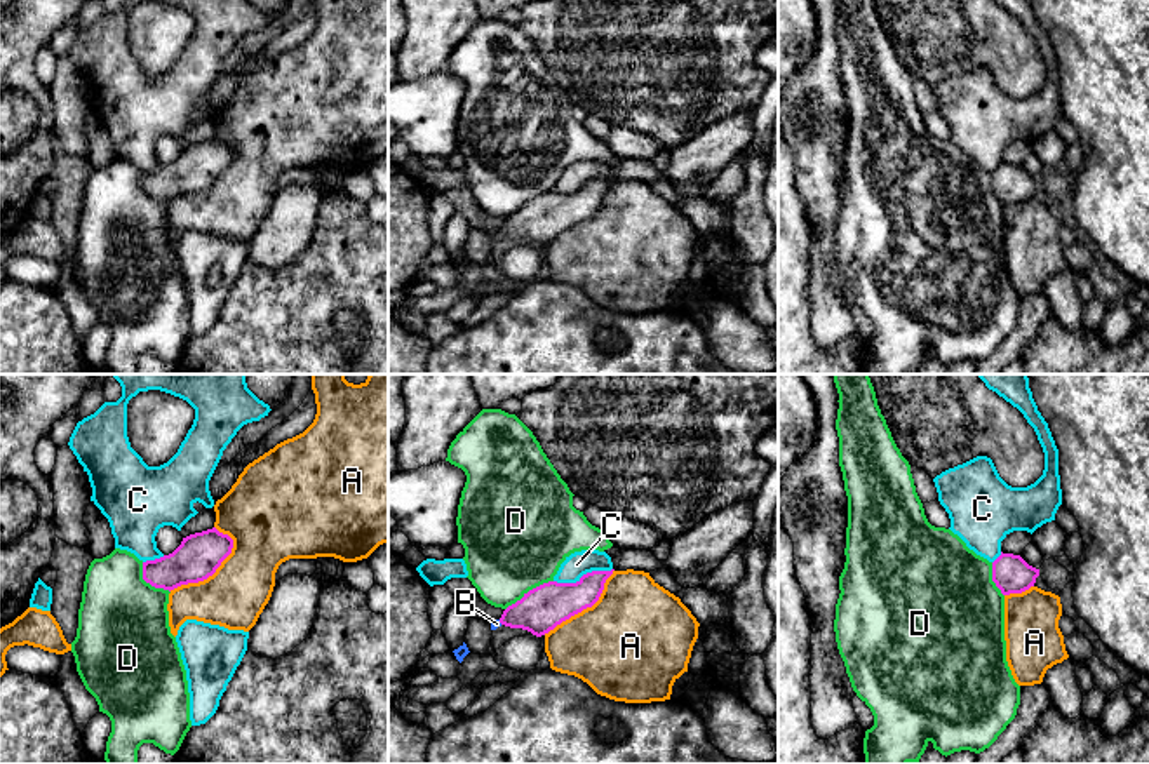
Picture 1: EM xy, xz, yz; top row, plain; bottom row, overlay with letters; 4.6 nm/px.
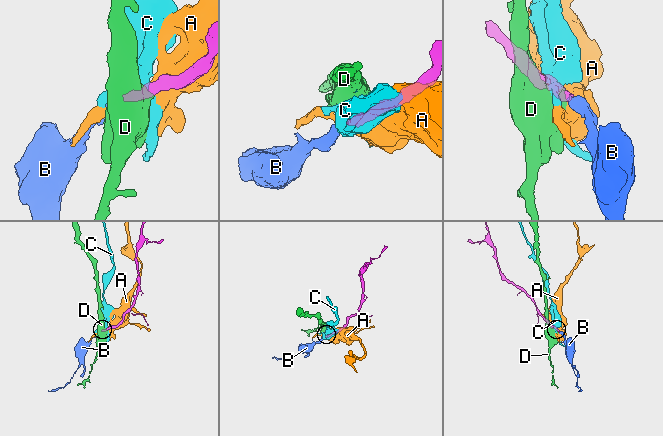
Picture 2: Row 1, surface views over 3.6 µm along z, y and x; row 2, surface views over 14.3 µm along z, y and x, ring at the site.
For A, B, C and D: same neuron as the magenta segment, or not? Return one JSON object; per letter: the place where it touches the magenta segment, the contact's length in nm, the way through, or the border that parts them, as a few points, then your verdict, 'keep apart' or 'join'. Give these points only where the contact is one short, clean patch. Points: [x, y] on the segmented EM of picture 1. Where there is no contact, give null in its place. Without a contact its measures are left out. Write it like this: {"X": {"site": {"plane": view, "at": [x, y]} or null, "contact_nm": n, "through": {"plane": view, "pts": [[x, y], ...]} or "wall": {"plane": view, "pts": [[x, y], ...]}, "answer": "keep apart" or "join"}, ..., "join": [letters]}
{"A": {"site": {"plane": "xy", "at": [208, 576]}, "contact_nm": 380, "answer": "keep apart"}, "B": {"site": {"plane": "xz", "at": [500, 622]}, "contact_nm": 30, "through": {"plane": "xz", "pts": [[544, 608], [500, 622], [497, 623]]}, "answer": "join"}, "C": {"site": {"plane": "xz", "at": [584, 575]}, "contact_nm": 280, "wall": {"plane": "xz", "pts": [[611, 568], [587, 571], [575, 582], [554, 582]]}, "answer": "keep apart"}, "D": {"site": {"plane": "xz", "at": [530, 590]}, "contact_nm": 260, "wall": {"plane": "xz", "pts": [[552, 580], [530, 589], [505, 609]]}, "answer": "keep apart"}, "join": ["B"]}

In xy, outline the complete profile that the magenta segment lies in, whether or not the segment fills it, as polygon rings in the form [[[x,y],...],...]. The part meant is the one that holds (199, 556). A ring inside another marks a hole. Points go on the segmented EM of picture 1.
[[[216,527],[190,534],[172,553],[143,562],[143,580],[169,592],[204,581],[216,573],[232,548],[233,539]]]

